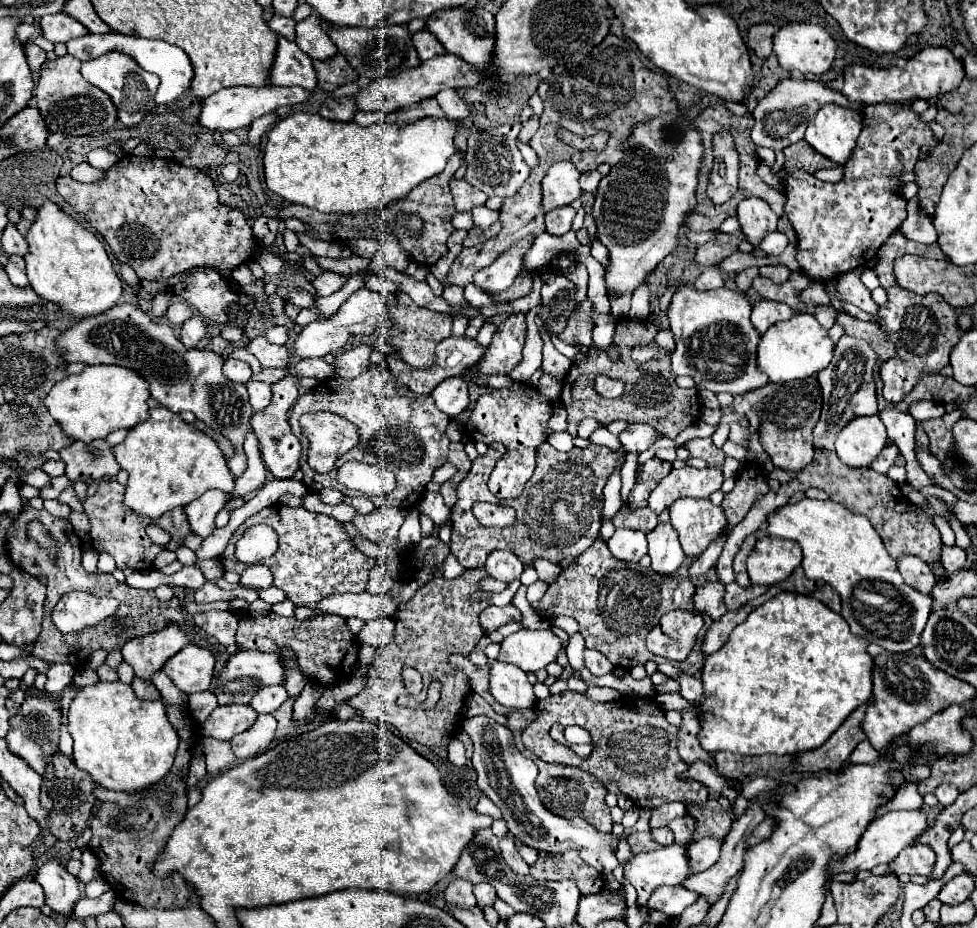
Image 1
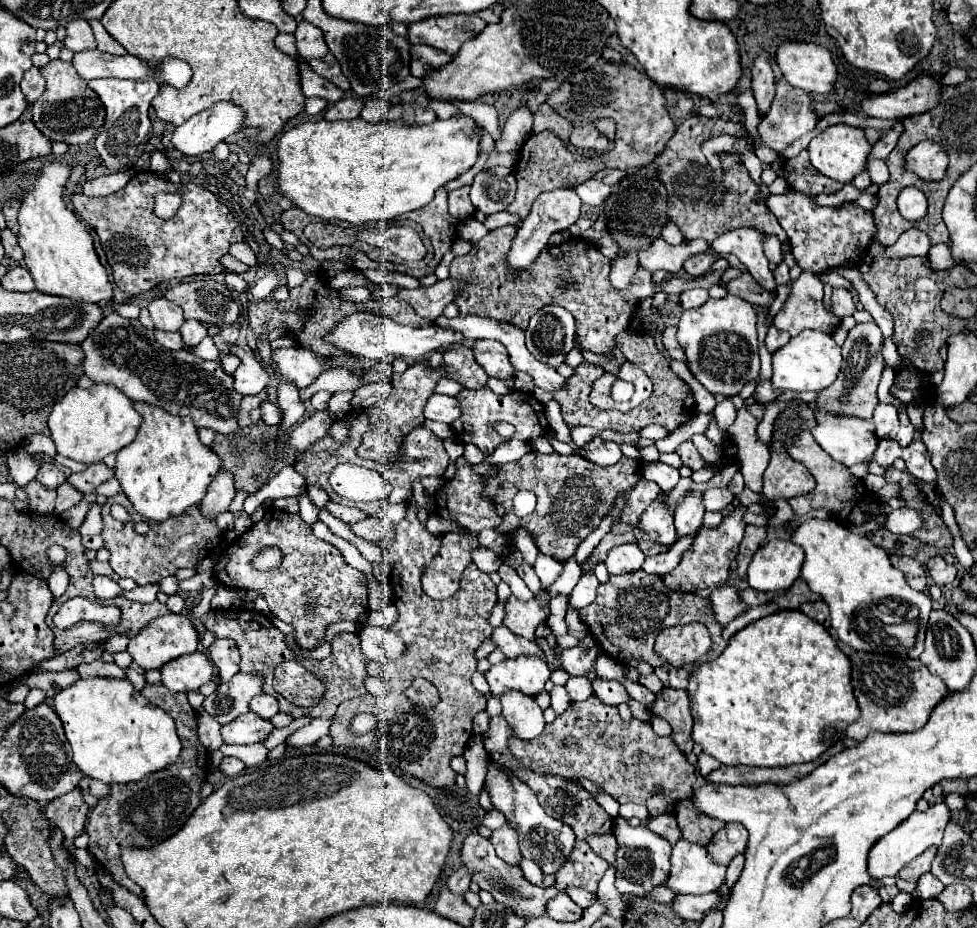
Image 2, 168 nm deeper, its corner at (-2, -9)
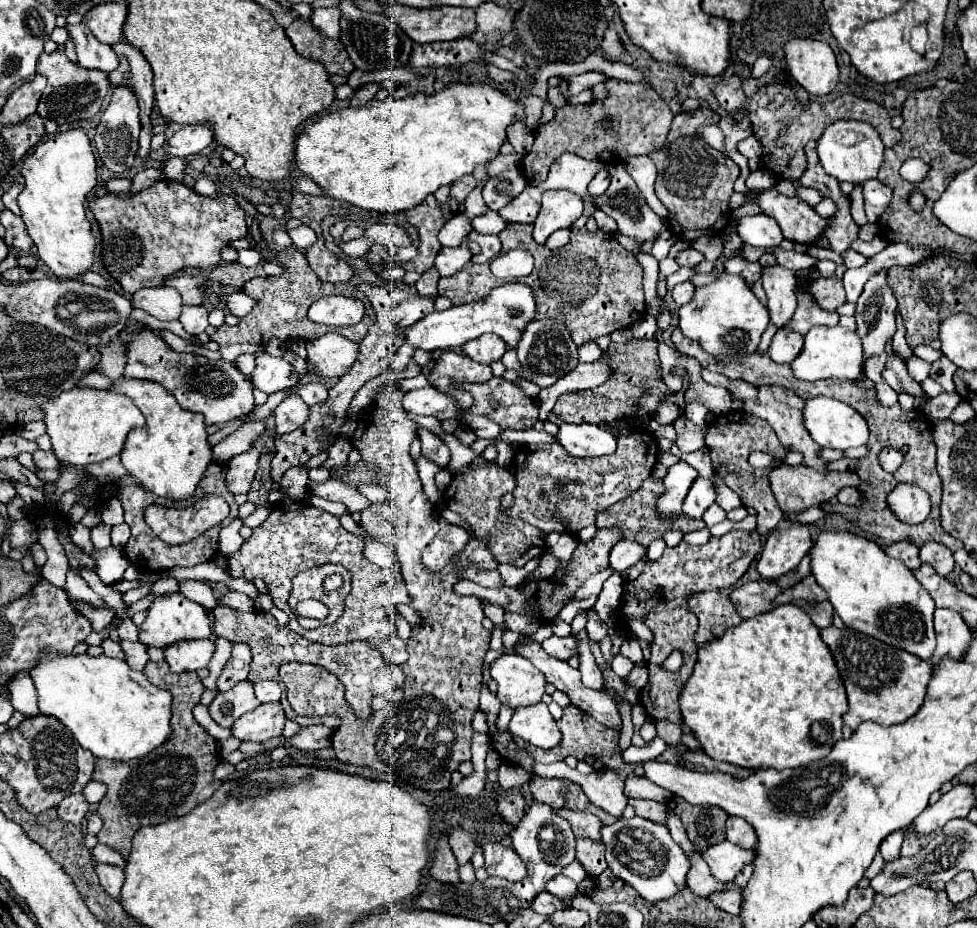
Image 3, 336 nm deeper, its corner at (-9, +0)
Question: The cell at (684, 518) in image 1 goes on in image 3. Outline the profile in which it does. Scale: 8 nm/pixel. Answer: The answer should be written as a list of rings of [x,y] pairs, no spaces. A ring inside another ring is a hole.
[[[698,477],[684,501],[684,513],[692,519],[700,519],[704,515],[704,511],[716,501],[716,493],[714,493],[714,485],[710,479],[702,479]]]

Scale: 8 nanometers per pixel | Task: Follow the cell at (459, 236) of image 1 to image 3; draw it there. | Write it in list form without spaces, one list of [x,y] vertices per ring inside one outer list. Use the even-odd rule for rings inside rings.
[[[472,229],[470,235],[468,235],[468,239],[474,241],[474,243],[478,243],[480,249],[482,249],[480,255],[472,257],[474,263],[488,263],[490,259],[494,259],[500,253],[500,239],[498,239],[498,235],[482,235],[482,233],[478,233],[478,231]]]

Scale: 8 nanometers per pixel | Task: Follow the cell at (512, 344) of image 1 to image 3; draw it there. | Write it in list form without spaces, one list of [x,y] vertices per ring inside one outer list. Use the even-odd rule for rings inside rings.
[[[486,335],[486,337],[476,337],[474,341],[466,341],[466,345],[462,345],[460,351],[476,363],[492,363],[504,355],[506,345],[502,343],[500,337]]]

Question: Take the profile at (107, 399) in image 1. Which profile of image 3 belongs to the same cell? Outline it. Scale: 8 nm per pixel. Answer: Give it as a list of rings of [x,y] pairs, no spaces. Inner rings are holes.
[[[74,387],[46,401],[46,405],[42,405],[42,413],[54,455],[60,463],[70,463],[72,467],[102,463],[114,455],[120,455],[128,431],[136,425],[144,425],[144,417],[130,397],[106,389]]]

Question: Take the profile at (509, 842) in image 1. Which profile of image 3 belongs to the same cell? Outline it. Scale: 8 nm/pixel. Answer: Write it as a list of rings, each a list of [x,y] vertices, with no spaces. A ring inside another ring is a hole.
[[[520,787],[508,789],[500,799],[498,799],[498,813],[504,817],[504,821],[516,825],[526,813],[526,803],[520,793]]]

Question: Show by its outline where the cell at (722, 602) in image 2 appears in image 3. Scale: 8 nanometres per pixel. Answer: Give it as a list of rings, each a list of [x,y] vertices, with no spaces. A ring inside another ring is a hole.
[[[750,581],[730,593],[730,599],[736,607],[736,611],[748,619],[756,617],[758,613],[766,613],[772,609],[772,601],[782,589],[774,585],[772,581]]]

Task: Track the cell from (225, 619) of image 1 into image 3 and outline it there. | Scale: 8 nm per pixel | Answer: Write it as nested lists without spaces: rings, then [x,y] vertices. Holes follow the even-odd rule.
[[[244,643],[234,645],[232,647],[232,657],[224,665],[224,669],[222,669],[222,673],[220,673],[218,681],[216,681],[218,691],[224,693],[226,689],[232,689],[236,683],[246,681],[248,679],[248,671],[250,671],[250,661],[252,661],[250,649]]]

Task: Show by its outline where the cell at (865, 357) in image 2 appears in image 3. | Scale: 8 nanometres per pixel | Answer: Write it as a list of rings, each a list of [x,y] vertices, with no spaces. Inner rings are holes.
[[[882,269],[870,277],[856,303],[856,333],[862,339],[864,357],[882,353],[896,329],[896,297],[888,287],[886,273],[888,269]]]

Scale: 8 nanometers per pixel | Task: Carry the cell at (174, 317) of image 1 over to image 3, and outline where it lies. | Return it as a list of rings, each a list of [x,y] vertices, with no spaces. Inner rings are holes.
[[[150,287],[132,295],[132,305],[146,311],[160,321],[174,321],[180,317],[182,299],[176,289],[170,287]]]

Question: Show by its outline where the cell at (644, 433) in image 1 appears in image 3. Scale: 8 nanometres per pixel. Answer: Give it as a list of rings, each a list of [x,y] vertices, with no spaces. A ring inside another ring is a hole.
[[[562,423],[556,433],[556,441],[572,457],[602,457],[616,449],[616,437],[600,425]]]

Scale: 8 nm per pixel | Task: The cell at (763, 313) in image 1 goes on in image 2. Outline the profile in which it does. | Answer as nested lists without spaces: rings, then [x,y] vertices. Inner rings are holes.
[[[773,324],[767,328],[767,338],[765,338],[765,346],[767,346],[767,350],[773,354],[779,346],[783,346],[783,344],[787,344],[789,342],[789,338],[791,338],[791,334],[787,334],[785,330],[779,330],[779,328],[775,328]]]

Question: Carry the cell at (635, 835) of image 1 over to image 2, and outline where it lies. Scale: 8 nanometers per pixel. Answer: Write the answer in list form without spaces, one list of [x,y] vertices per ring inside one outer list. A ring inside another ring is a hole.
[[[607,834],[607,836],[591,836],[587,842],[589,842],[589,846],[593,848],[593,852],[599,854],[601,858],[605,858],[609,864],[613,864],[613,862],[617,860],[619,842],[617,842],[615,834]]]

